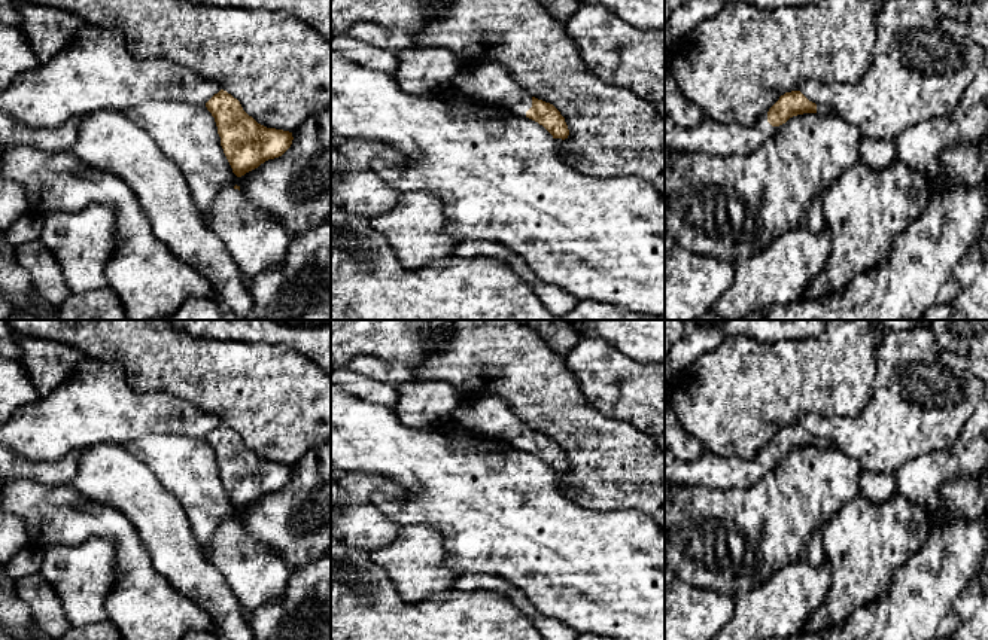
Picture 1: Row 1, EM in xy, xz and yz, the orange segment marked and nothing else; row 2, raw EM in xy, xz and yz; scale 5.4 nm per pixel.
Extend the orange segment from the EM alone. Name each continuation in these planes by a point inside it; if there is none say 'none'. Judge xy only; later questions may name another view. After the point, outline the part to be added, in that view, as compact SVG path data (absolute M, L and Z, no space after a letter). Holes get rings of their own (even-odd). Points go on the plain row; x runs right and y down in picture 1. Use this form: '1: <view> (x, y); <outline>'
1: xy (258, 576); M225 519L206 549L247 615L279 601L291 569L234 519Z

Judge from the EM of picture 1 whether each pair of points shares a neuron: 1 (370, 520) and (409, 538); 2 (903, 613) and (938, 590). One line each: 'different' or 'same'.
1: different
2: same

